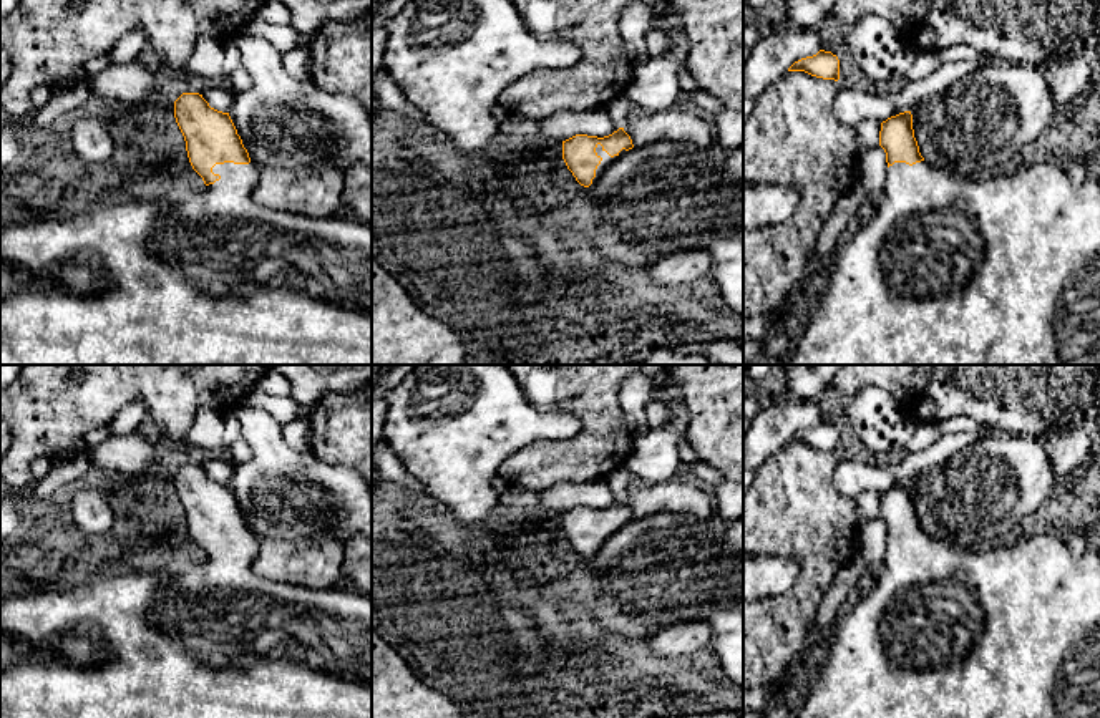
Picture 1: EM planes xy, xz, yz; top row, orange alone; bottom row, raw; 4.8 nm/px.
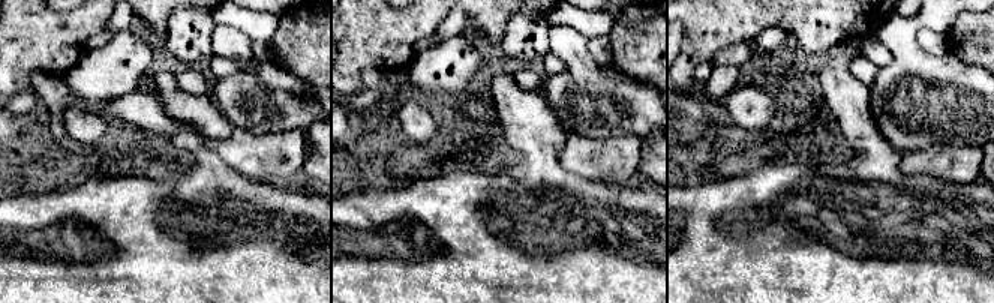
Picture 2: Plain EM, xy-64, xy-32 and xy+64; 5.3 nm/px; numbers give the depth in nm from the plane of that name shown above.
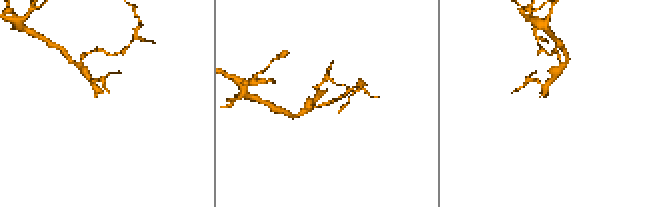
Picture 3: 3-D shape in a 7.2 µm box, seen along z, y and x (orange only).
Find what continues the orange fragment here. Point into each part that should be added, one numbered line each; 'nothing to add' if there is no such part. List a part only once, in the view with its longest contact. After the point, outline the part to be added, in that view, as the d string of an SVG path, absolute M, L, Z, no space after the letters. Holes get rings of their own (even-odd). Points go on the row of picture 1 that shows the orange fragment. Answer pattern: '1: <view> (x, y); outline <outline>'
1: xz (606, 161); outline M597 144L596 153L597 153L597 156L602 158L602 161L601 161L601 164L599 164L597 169L596 169L596 177L592 179L592 182L594 182L619 156L625 154L627 151L622 149L617 156L611 158L611 156L602 149L602 146Z

